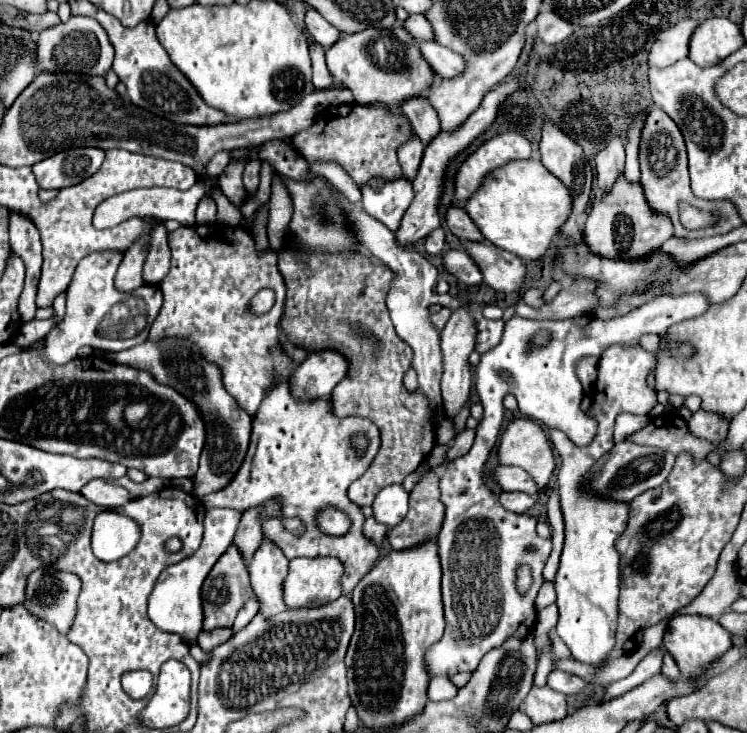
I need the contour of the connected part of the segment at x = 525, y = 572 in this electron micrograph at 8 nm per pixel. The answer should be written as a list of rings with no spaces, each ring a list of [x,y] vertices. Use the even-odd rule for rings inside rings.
[[[521,565],[517,567],[517,589],[521,591],[521,595],[525,595],[525,591],[529,591],[531,587],[531,569]]]

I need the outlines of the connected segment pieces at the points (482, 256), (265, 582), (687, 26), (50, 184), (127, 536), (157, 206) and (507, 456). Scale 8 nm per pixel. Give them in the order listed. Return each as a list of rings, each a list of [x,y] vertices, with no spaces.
[[[461,241],[461,243],[467,255],[471,255],[471,259],[477,263],[483,275],[483,283],[503,293],[517,291],[523,285],[525,263],[517,255],[485,241]]]
[[[263,537],[261,547],[249,563],[251,587],[261,601],[261,611],[265,617],[273,617],[285,611],[283,603],[283,579],[287,575],[287,557],[283,551],[267,537]]]
[[[681,19],[679,23],[661,31],[649,51],[649,67],[669,67],[687,57],[689,37],[697,25],[697,19]]]
[[[69,149],[33,165],[39,189],[65,189],[93,175],[103,163],[101,149]]]
[[[101,511],[93,525],[93,553],[101,561],[117,561],[135,549],[141,537],[141,527],[135,519],[117,511]]]
[[[197,183],[195,187],[191,187],[187,191],[161,189],[161,187],[125,191],[125,193],[113,195],[113,197],[105,199],[103,203],[99,203],[95,209],[95,215],[93,215],[93,223],[95,223],[95,229],[107,229],[107,227],[115,227],[121,221],[131,219],[131,217],[157,217],[157,219],[177,219],[181,225],[193,225],[195,207],[197,207],[197,201],[201,199],[201,195],[205,195],[205,189],[201,183]]]
[[[515,419],[507,425],[507,429],[501,433],[501,439],[497,445],[497,459],[501,465],[523,467],[535,479],[537,487],[545,487],[553,475],[553,469],[555,469],[551,445],[549,445],[547,437],[543,435],[541,427],[531,419]]]

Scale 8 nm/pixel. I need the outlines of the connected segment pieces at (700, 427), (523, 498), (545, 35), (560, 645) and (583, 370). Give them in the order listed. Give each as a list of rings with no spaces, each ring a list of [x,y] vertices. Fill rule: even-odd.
[[[699,409],[691,421],[689,421],[689,431],[691,435],[709,441],[709,443],[719,443],[727,437],[729,429],[729,419],[721,419],[717,415],[709,415],[703,409]]]
[[[513,491],[513,493],[501,493],[501,503],[505,505],[507,511],[513,511],[513,513],[523,513],[527,511],[535,501],[531,499],[531,495],[525,495],[525,493],[519,493],[519,491]]]
[[[549,11],[539,13],[535,23],[537,23],[537,39],[543,43],[549,43],[549,45],[561,43],[563,39],[567,39],[573,33],[573,25],[569,21],[561,19],[559,15],[549,13]]]
[[[551,631],[548,634],[548,639],[551,642],[552,652],[556,659],[569,659],[569,658],[573,659],[573,656],[571,655],[571,652],[569,651],[568,647],[559,638],[556,631]]]
[[[587,357],[577,365],[577,375],[581,385],[585,387],[585,391],[591,389],[591,385],[597,379],[597,357]]]

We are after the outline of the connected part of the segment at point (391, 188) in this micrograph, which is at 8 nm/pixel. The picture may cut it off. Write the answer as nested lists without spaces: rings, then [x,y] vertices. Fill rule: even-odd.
[[[405,177],[399,179],[369,179],[361,187],[363,209],[377,217],[391,231],[399,229],[401,217],[413,201],[413,183]]]

